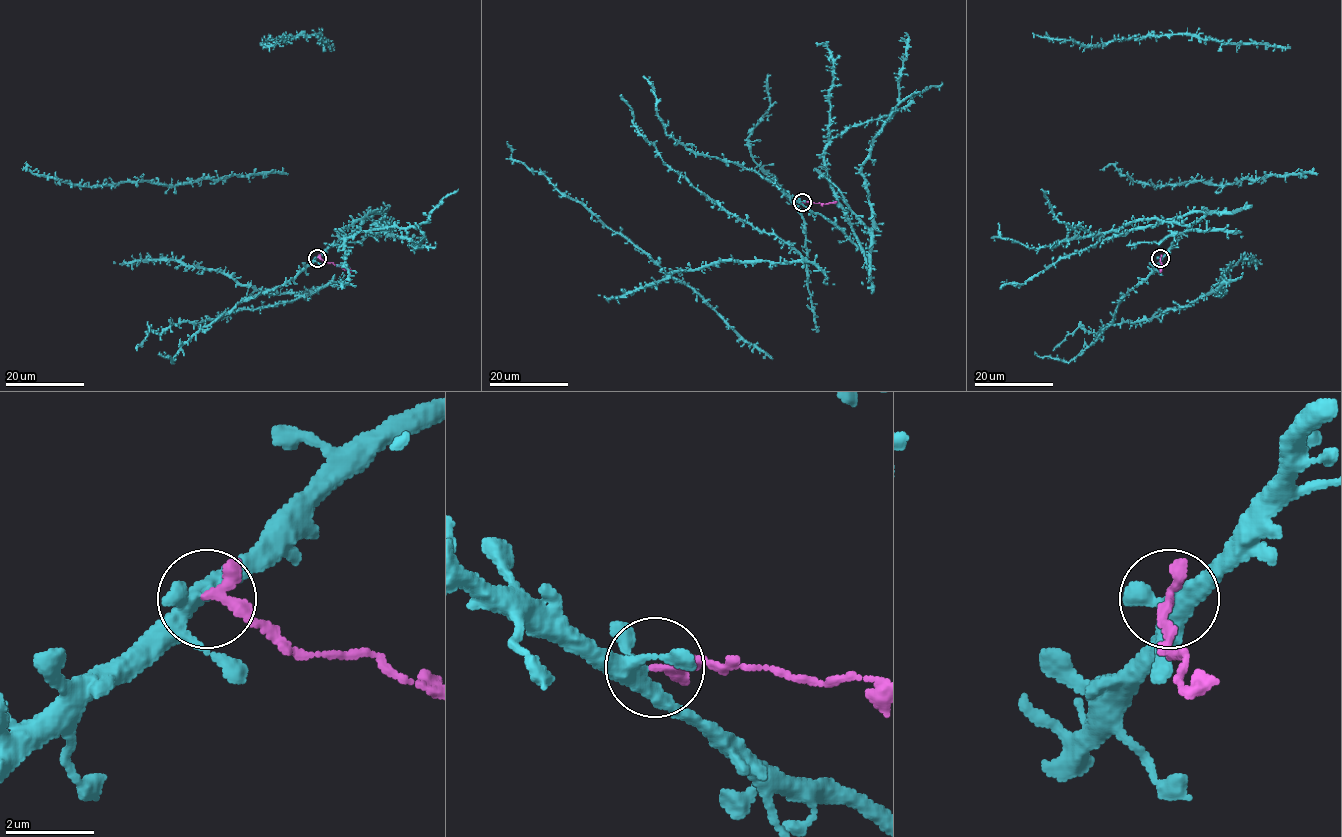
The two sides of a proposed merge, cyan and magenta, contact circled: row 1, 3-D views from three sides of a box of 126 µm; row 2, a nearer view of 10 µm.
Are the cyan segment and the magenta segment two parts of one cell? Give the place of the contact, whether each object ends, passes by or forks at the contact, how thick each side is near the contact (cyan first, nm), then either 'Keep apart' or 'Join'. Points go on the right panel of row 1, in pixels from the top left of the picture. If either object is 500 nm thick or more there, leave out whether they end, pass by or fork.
Place: (1160, 258). At the ring cyan forks. At the ring magenta ends. Thickness 340 nm (cyan) against 280 nm. Keep apart

